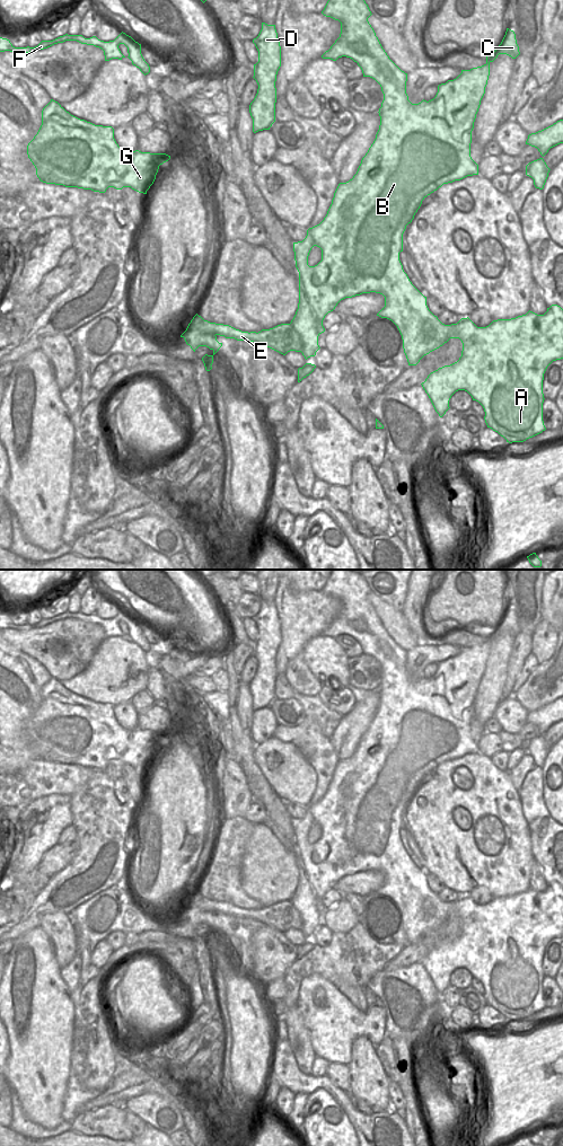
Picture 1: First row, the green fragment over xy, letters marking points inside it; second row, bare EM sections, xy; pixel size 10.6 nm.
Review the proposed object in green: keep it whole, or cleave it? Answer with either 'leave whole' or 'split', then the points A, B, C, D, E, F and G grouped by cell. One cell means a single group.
split; groups A B C D F G / E

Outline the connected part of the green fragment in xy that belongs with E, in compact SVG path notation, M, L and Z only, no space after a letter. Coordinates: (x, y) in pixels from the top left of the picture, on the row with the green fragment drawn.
M196 314L184 333L195 333L197 337L211 334L213 336L220 335L235 338L237 341L249 341L270 347L283 355L290 351L304 351L302 338L291 324L281 324L270 329L262 329L258 333L248 333L229 325L210 323Z

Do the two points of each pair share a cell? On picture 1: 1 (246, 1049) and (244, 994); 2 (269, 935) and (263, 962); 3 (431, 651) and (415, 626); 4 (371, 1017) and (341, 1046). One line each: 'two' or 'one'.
1: one
2: one
3: two
4: one

